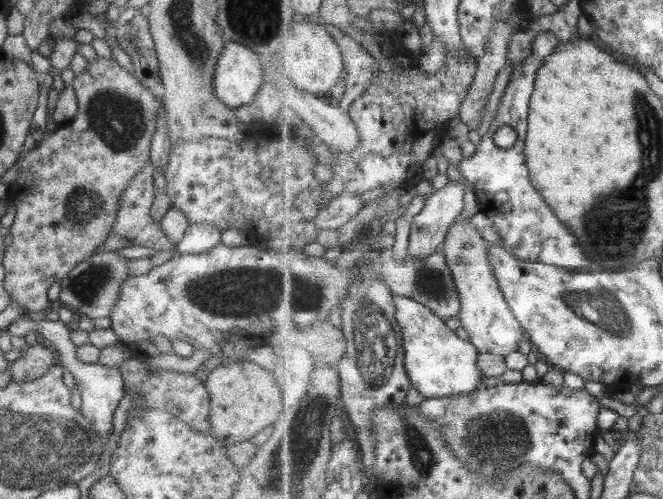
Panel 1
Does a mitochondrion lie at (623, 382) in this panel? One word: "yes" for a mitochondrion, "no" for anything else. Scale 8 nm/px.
no

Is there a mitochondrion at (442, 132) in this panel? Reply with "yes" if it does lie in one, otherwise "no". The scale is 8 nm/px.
no

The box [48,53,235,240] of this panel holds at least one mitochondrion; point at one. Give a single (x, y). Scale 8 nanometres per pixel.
(120, 121)

